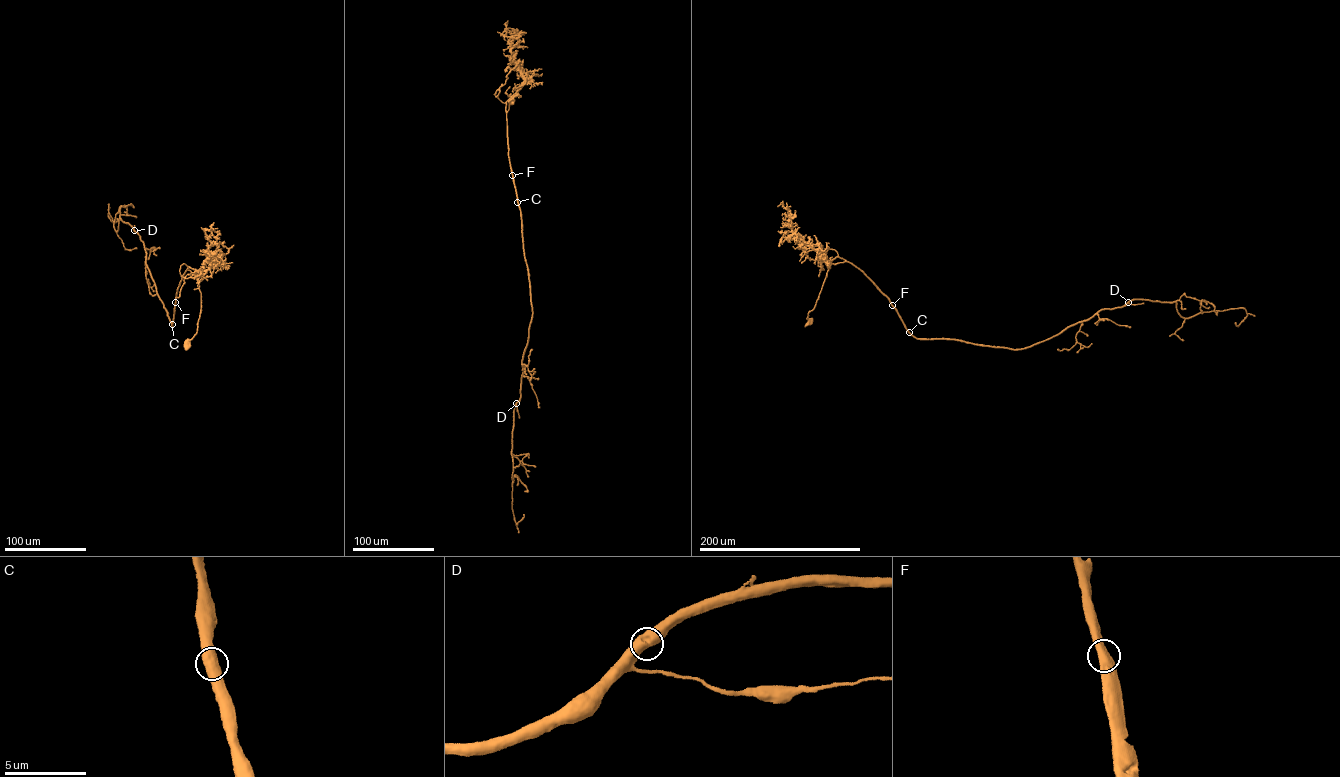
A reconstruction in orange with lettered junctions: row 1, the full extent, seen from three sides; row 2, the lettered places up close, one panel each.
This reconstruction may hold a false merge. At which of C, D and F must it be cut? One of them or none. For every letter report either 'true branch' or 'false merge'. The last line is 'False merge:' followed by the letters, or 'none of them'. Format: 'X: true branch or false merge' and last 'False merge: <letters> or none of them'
C: true branch
D: true branch
F: true branch
False merge: none of them

